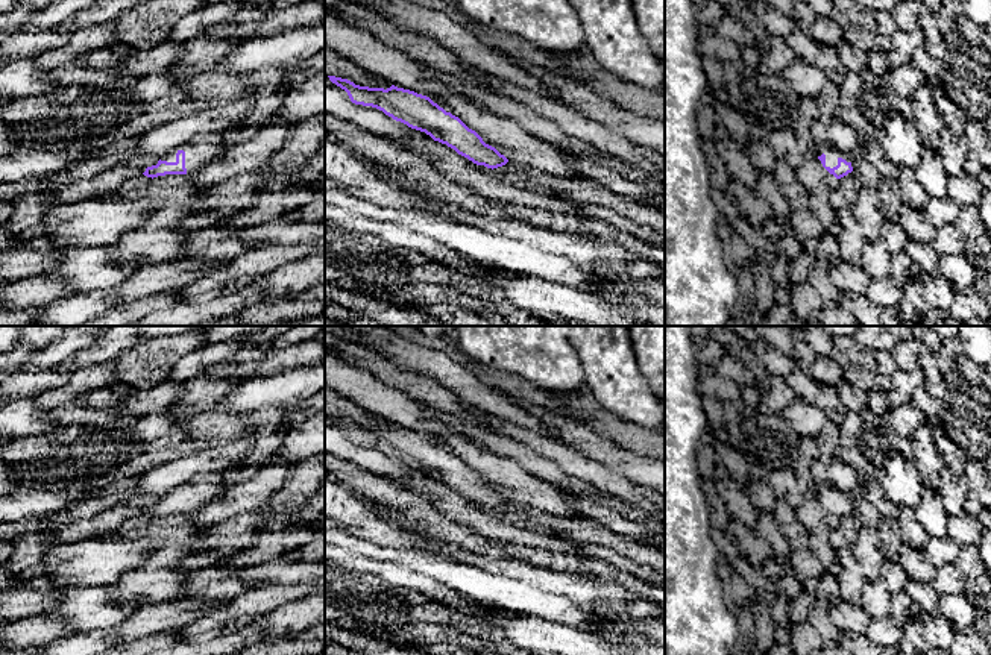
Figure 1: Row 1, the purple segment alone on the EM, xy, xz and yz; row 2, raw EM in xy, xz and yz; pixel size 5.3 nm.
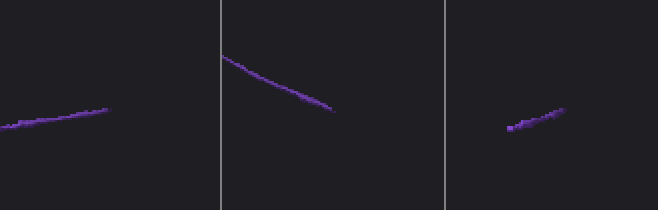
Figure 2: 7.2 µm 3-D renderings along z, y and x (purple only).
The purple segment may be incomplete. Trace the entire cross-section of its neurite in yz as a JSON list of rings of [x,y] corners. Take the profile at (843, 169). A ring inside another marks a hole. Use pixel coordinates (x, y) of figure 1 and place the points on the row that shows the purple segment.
[[[818,144],[818,159],[836,179],[841,179],[853,171],[850,155],[839,152],[830,144]]]

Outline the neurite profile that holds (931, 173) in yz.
[[[924,147],[920,165],[914,171],[930,199],[947,199],[949,174],[936,149]]]

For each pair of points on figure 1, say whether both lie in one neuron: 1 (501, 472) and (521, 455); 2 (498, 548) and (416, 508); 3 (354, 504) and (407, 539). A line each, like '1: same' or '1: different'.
1: different
2: same
3: same

